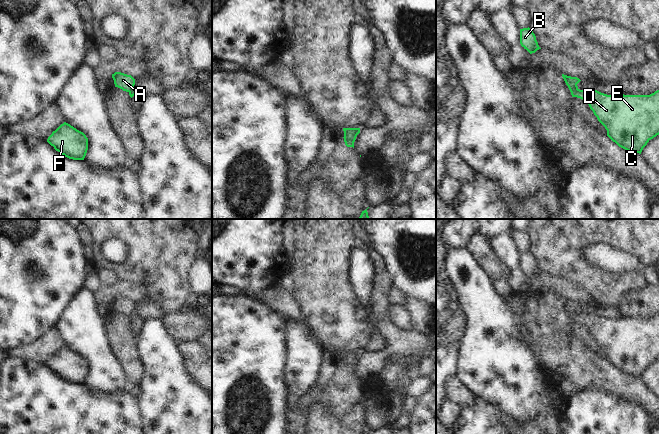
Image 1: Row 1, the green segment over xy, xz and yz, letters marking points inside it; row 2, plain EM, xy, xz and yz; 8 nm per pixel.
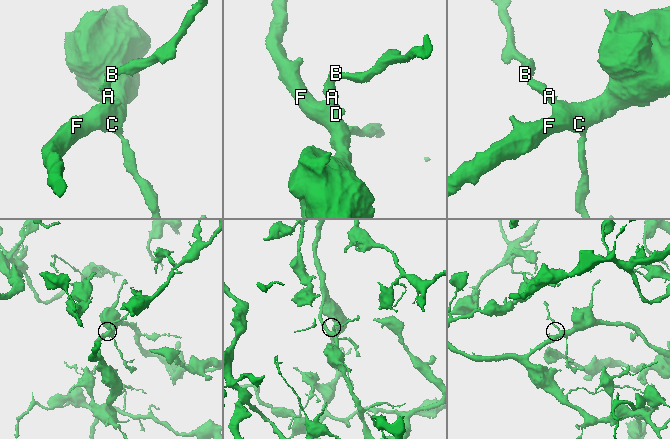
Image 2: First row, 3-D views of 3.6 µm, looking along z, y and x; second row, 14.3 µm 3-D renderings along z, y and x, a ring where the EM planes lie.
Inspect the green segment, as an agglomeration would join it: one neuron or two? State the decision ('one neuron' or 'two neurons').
two neurons

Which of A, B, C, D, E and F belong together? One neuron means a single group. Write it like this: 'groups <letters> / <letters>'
groups A B / C D E F

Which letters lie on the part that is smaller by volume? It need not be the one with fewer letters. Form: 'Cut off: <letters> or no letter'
Cut off: A, B

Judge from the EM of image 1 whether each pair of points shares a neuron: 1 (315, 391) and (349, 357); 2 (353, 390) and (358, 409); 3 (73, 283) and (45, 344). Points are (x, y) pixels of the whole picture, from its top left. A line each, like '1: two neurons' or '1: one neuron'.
1: two neurons
2: two neurons
3: two neurons

